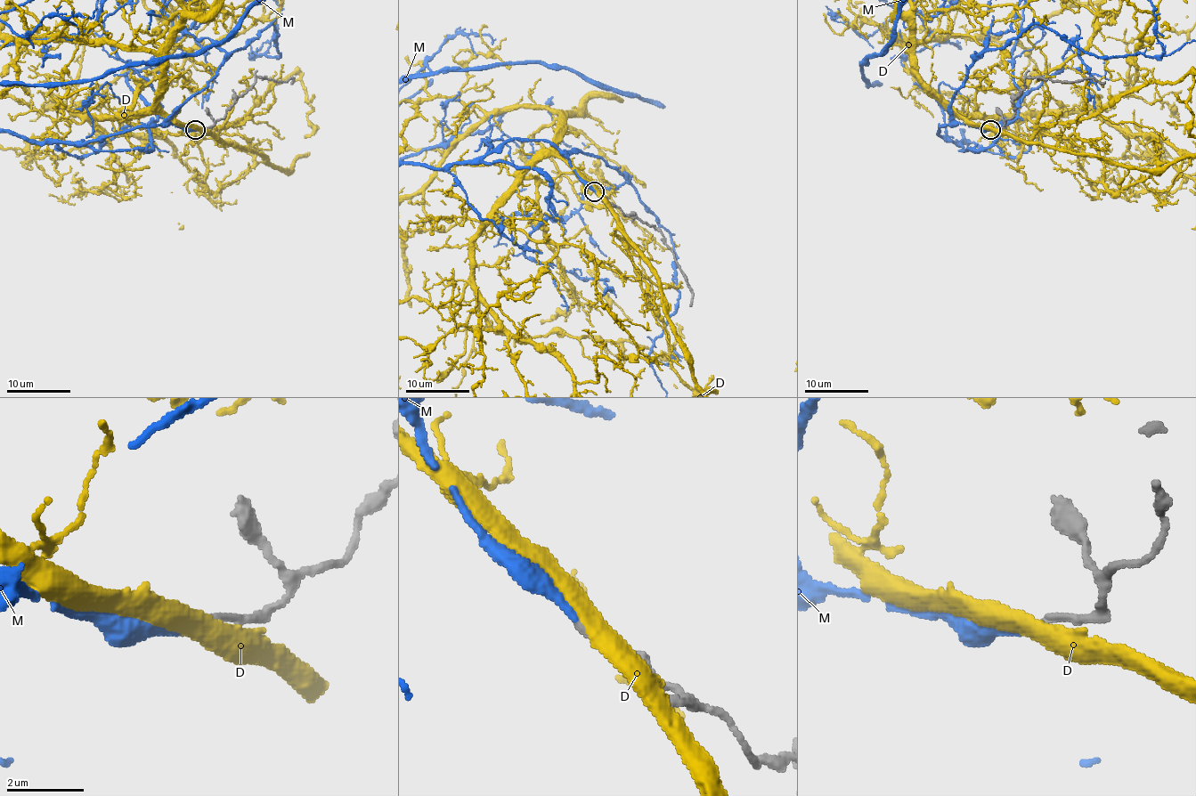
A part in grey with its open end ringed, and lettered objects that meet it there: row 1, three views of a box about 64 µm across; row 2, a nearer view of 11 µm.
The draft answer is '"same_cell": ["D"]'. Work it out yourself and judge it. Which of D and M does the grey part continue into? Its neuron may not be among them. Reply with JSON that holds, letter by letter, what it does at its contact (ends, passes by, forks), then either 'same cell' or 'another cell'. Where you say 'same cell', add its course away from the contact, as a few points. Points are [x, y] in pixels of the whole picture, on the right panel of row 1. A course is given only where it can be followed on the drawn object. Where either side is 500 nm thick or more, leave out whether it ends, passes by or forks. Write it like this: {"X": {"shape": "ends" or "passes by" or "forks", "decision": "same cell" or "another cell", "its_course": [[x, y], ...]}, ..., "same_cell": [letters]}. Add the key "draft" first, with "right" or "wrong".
{"draft": "wrong", "D": {"shape": "passes by", "decision": "another cell"}, "M": {"shape": "ends", "decision": "same cell"}, "same_cell": ["M"]}

